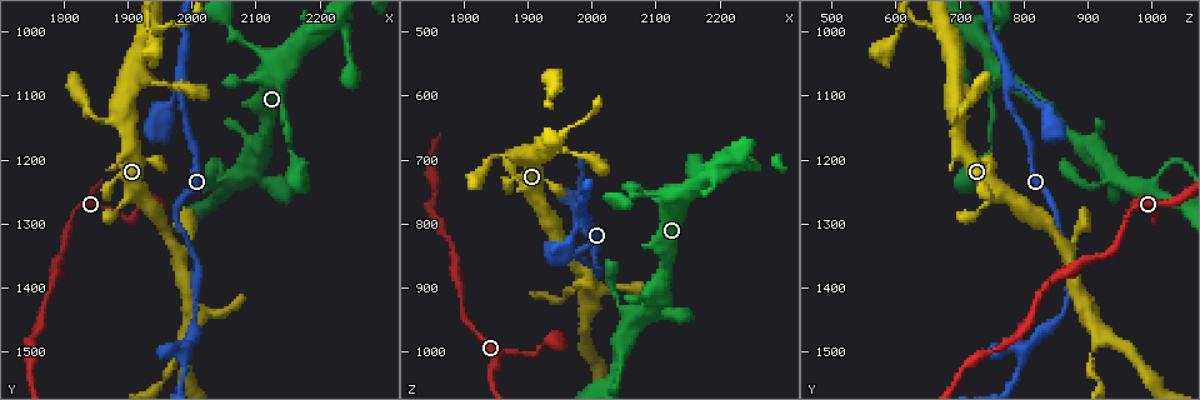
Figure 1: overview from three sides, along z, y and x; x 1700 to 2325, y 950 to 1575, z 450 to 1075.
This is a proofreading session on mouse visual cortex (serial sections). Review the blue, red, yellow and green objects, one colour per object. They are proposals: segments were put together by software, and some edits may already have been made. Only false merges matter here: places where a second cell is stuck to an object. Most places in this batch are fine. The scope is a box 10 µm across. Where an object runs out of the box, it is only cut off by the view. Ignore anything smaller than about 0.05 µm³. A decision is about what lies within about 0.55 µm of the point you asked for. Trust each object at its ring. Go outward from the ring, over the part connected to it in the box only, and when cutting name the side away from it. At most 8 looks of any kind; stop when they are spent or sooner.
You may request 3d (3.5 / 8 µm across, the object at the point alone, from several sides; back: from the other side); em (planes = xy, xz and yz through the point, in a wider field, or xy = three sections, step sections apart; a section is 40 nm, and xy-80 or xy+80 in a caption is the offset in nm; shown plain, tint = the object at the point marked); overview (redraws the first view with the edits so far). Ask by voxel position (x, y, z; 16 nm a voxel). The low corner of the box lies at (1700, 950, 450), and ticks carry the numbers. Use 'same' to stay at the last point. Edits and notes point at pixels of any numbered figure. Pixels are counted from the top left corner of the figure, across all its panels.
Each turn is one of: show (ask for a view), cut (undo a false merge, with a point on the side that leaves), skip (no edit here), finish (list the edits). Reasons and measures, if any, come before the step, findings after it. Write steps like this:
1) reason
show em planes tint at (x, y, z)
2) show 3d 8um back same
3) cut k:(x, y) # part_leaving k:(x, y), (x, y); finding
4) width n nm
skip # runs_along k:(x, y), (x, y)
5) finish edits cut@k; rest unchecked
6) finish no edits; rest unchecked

three-way junction
show 3d 3.5um at (1985, 1090, 775)

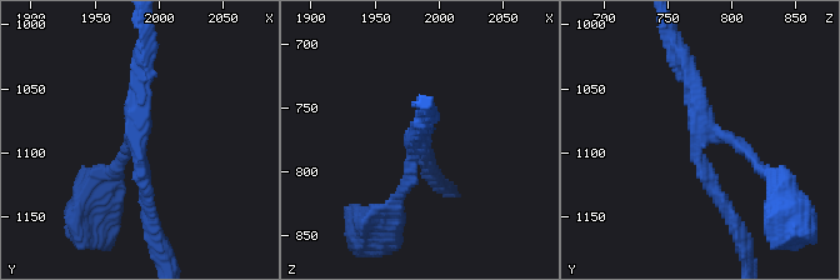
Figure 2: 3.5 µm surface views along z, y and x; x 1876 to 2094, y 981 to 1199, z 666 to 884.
arms 3; arm_widths 150, 200, 200 nm
show em xy step 1 tint at (1984, 1084, 778)

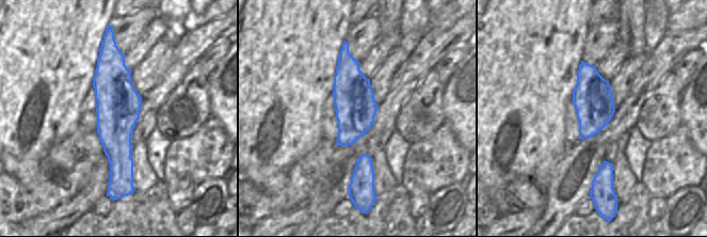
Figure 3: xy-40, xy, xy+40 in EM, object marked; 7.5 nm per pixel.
show em xy step 2 tint same

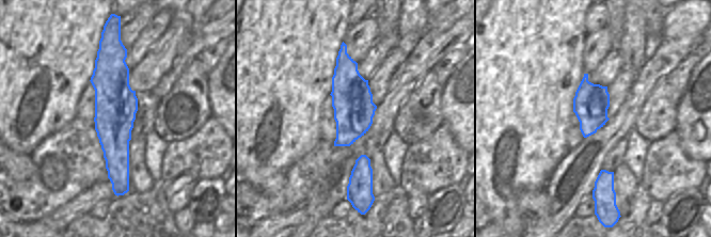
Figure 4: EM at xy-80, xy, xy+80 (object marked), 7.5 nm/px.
skip # runs_along 2:(429, 166), (418, 138), (395, 205); continuous, no second cell

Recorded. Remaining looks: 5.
sharp bend
show 3d 3.5um at (2045, 1205, 1025)

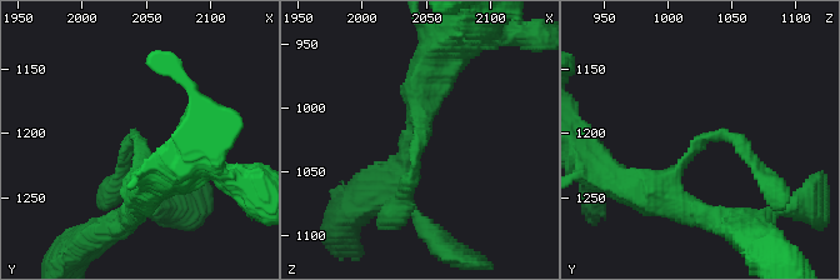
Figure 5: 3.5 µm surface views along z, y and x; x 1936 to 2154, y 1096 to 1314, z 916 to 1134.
arm_widths 150, 500 nm; need the tissue
show em xy step 1 tint at (2046, 1208, 1026)

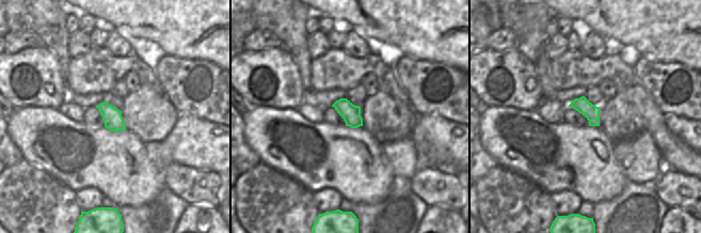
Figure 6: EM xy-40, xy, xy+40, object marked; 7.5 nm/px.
width 140 nm
skip # runs_along 5:(425, 84), (421, 141), (403, 201); one cell here

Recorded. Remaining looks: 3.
calibre changes
show 3d 3.5um back at (2135, 1085, 750)

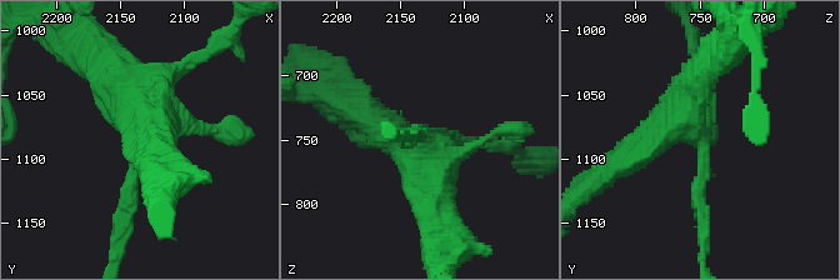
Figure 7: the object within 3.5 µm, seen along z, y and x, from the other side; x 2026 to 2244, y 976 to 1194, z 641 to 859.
show em xy step 5 tint at (2136, 1086, 752)

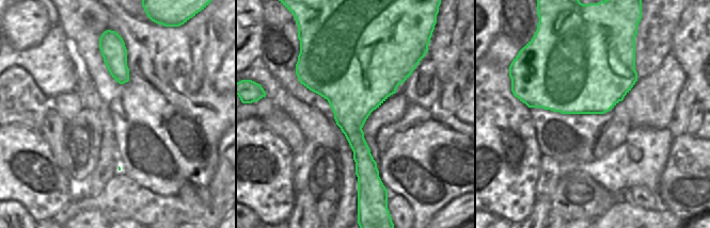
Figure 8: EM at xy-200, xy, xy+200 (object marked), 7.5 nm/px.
skip # runs_along 7:(621, 164), (679, 123), (718, 56); continuous, no second cell

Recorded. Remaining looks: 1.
finish no edits; rest unchecked

